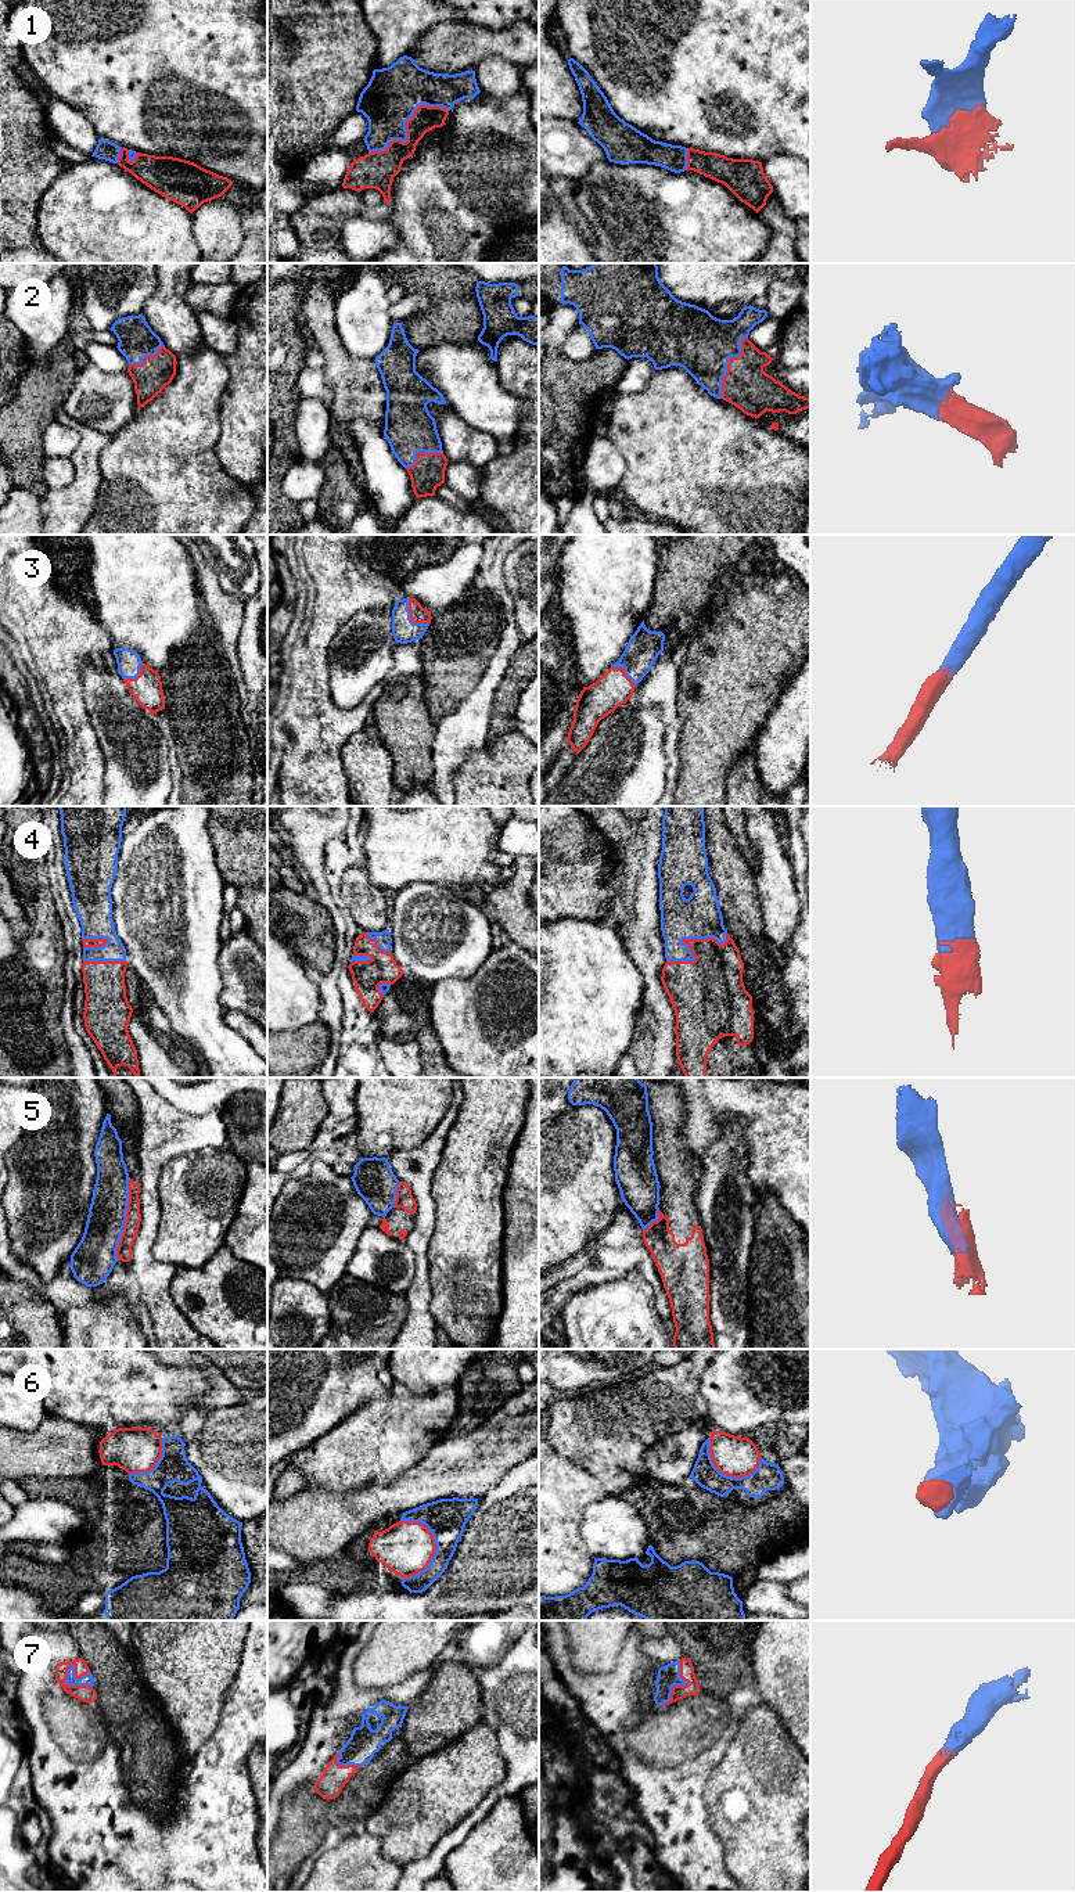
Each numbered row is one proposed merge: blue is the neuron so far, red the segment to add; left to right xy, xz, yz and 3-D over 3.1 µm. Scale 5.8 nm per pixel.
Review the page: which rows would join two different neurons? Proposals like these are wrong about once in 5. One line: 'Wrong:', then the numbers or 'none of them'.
Wrong: 5

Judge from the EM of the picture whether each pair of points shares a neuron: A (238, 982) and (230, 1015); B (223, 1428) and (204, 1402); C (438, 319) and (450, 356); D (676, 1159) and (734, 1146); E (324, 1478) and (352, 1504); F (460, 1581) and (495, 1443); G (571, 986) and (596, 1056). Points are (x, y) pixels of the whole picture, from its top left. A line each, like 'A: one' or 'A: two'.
A: two
B: two
C: two
D: two
E: two
F: two
G: one

